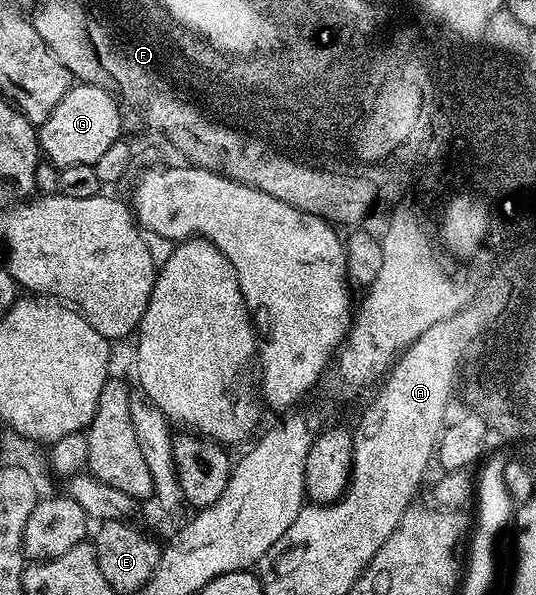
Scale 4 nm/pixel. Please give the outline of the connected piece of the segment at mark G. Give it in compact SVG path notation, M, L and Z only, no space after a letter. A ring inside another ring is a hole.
M75 83L62 96L46 121L37 129L37 143L43 157L56 166L64 169L74 164L92 165L112 144L121 139L124 116L117 99L103 86Z

